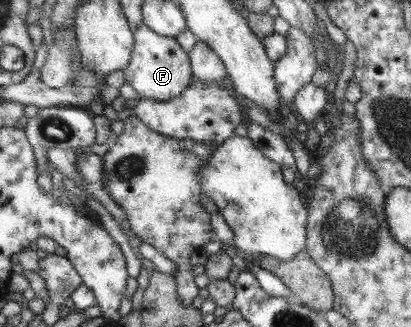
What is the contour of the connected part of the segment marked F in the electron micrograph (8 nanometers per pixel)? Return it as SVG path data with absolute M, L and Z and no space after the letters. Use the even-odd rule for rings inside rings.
M143 23L135 31L135 50L131 65L124 69L124 77L132 84L142 99L170 102L189 89L195 80L191 56L178 44L175 37L160 35Z

